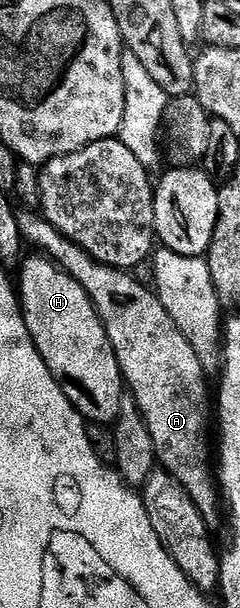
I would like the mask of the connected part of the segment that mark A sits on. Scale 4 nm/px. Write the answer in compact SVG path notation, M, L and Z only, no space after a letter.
M22 210L18 213L18 221L20 222L20 234L22 235L23 241L27 245L30 244L31 249L37 250L41 255L48 257L49 260L53 260L54 263L60 265L68 275L72 278L76 278L80 282L80 286L84 288L88 294L88 298L92 300L98 311L98 316L102 319L102 325L104 330L108 334L108 342L112 342L112 350L116 354L118 359L118 365L122 371L122 379L125 387L128 389L129 395L133 396L136 406L140 410L140 414L144 418L144 422L148 426L148 434L152 434L152 446L154 447L154 454L157 463L161 465L167 472L171 472L181 484L184 486L184 490L188 490L188 494L192 498L192 502L196 502L196 506L200 510L200 514L206 519L207 524L214 526L217 525L218 520L218 504L220 508L220 489L216 483L215 473L212 471L212 444L206 441L206 423L211 423L212 420L212 396L206 393L206 380L208 380L208 374L200 366L200 358L196 358L196 350L192 350L192 346L188 346L188 338L184 338L184 334L180 334L180 330L176 330L176 322L172 322L172 318L168 314L168 310L164 310L164 306L158 301L157 295L149 287L145 288L138 280L133 280L129 271L122 271L120 269L113 268L112 266L102 265L100 262L93 260L80 246L74 244L67 237L64 236L56 228L56 226L49 223L45 216L39 214L34 210Z

